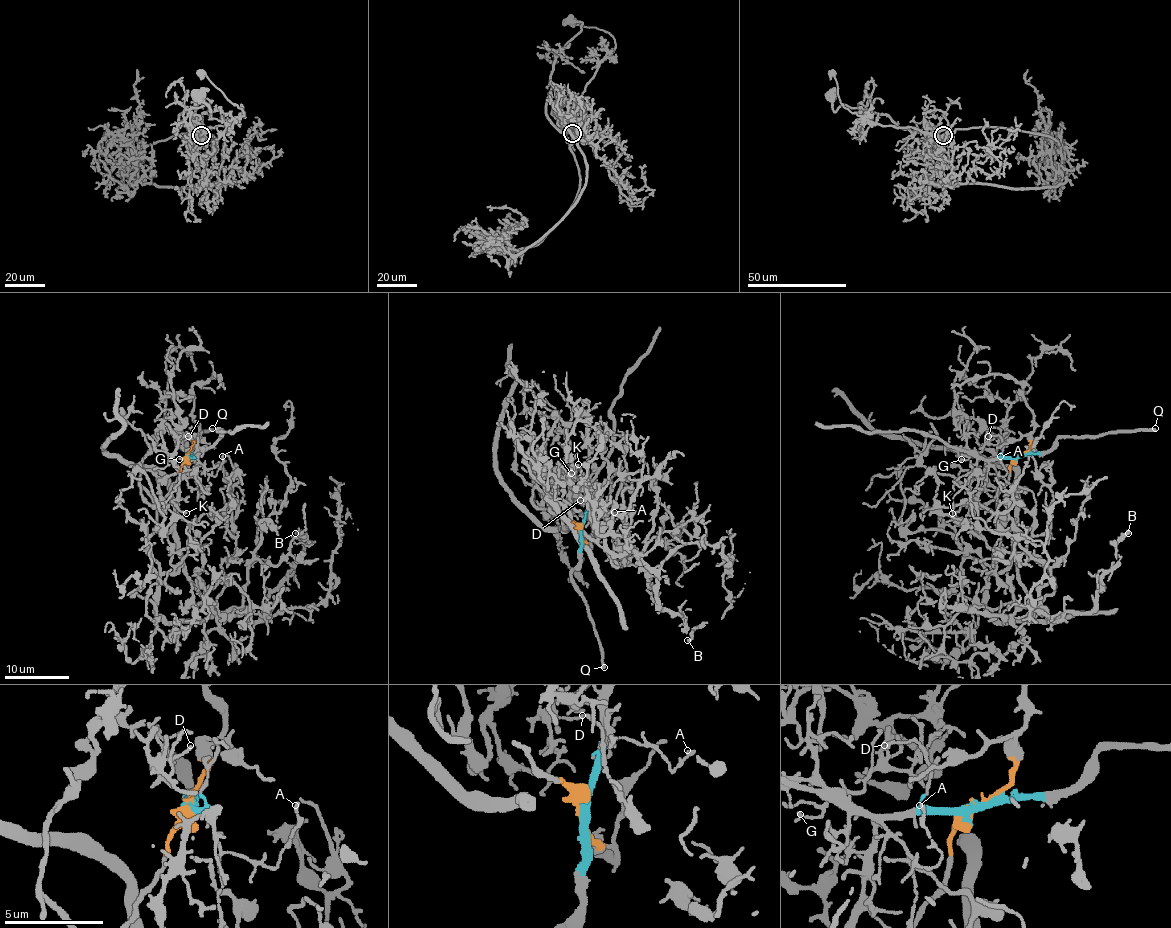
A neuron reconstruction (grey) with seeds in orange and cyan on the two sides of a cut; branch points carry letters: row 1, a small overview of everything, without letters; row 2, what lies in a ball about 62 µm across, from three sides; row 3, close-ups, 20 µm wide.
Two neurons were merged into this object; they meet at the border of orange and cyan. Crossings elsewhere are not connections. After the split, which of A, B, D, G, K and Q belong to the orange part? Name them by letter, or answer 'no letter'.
B

